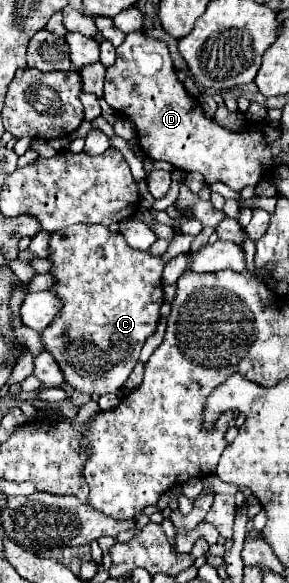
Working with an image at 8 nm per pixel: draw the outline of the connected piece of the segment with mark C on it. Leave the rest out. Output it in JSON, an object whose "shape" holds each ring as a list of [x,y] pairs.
{"shape":[[[86,224],[54,232],[50,236],[48,252],[48,260],[52,262],[48,274],[56,278],[56,284],[50,288],[50,292],[54,292],[62,300],[62,308],[56,318],[40,332],[44,350],[54,356],[66,384],[74,390],[84,394],[110,394],[120,390],[140,358],[144,340],[154,334],[160,320],[160,306],[164,302],[162,256],[152,256],[150,252],[130,248],[122,234],[110,232],[106,226]]]}

